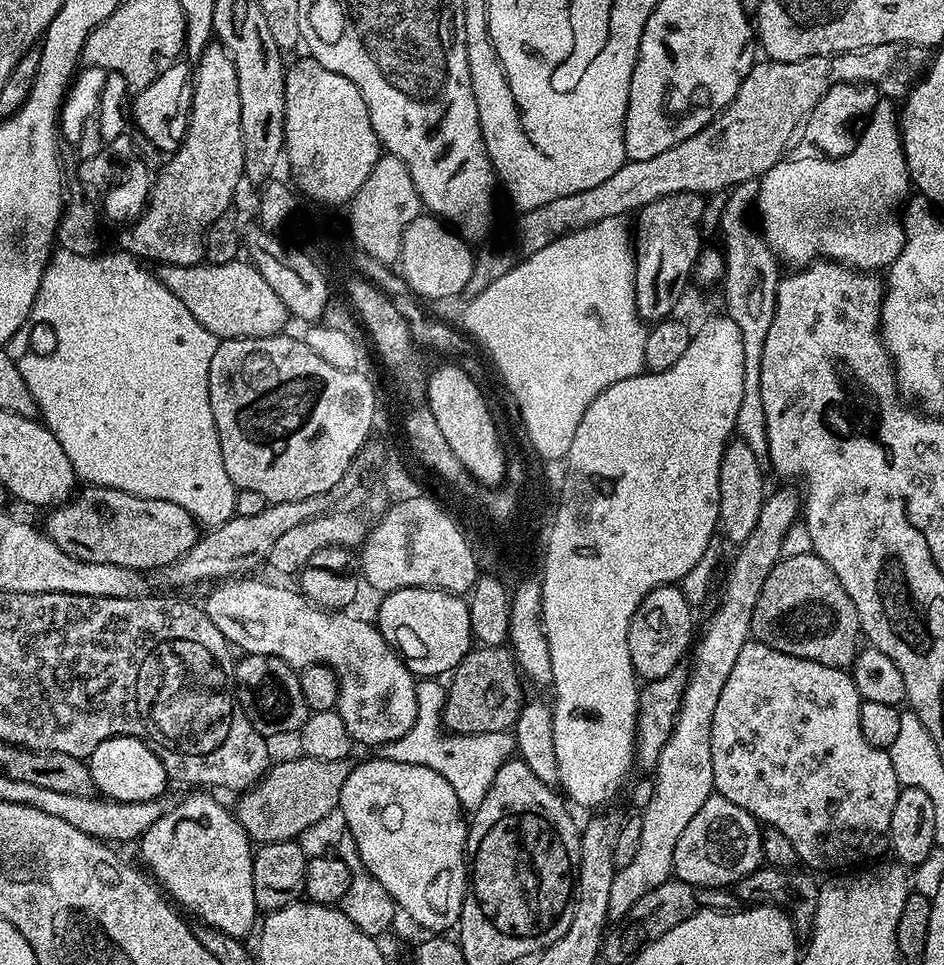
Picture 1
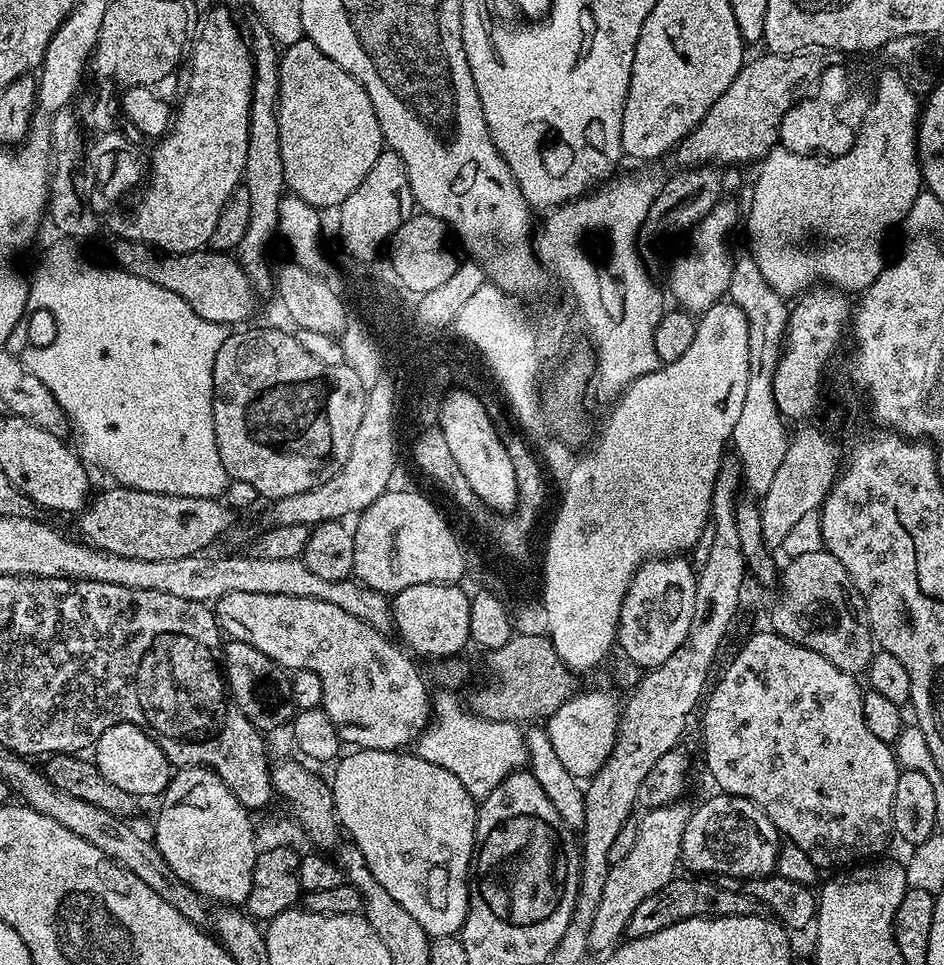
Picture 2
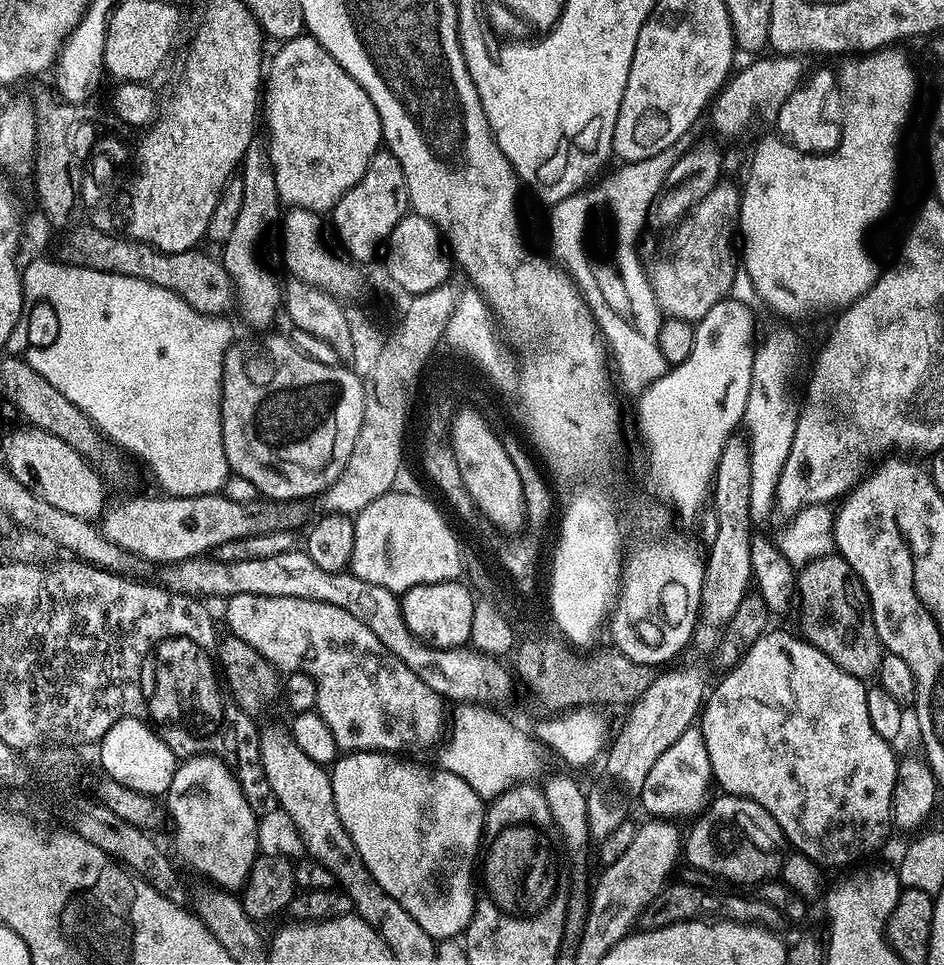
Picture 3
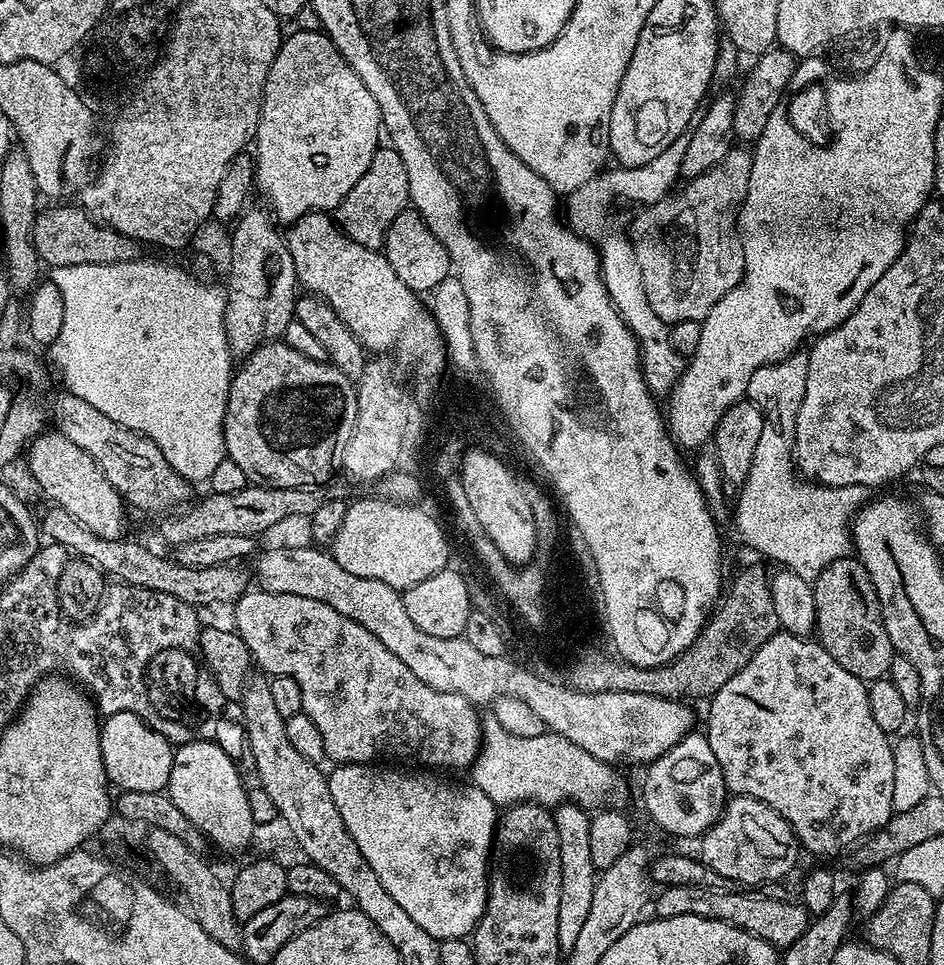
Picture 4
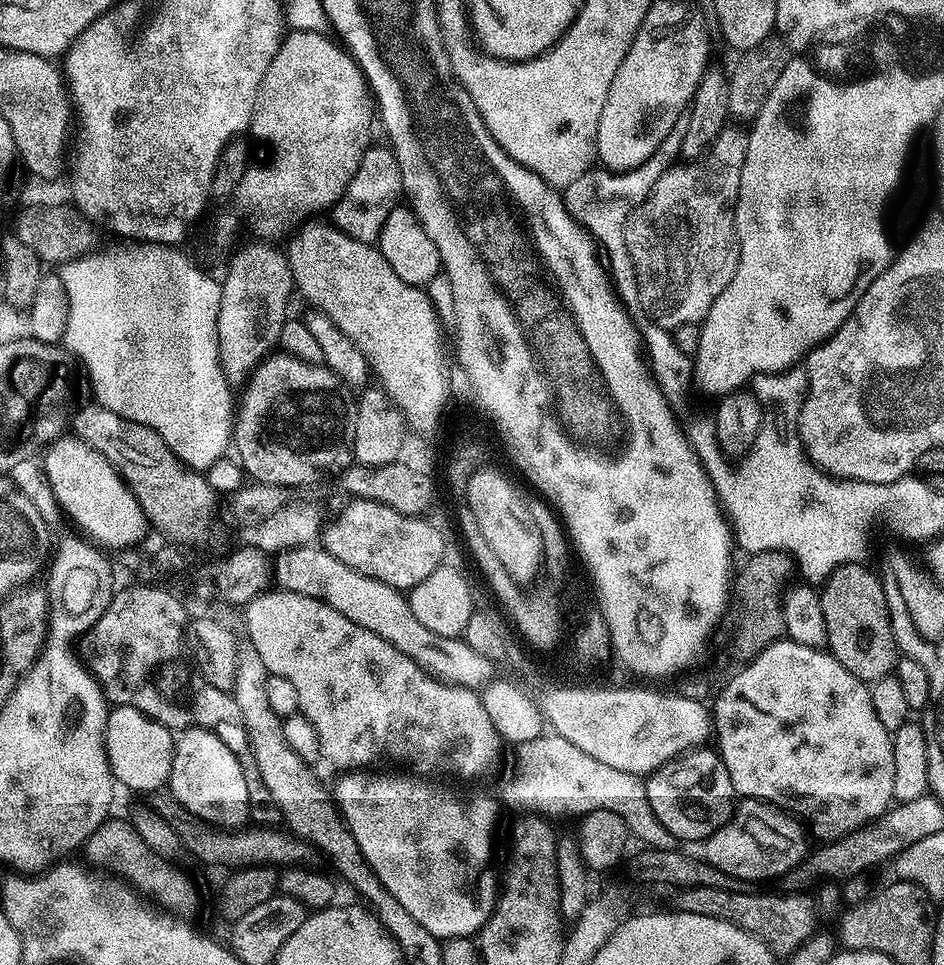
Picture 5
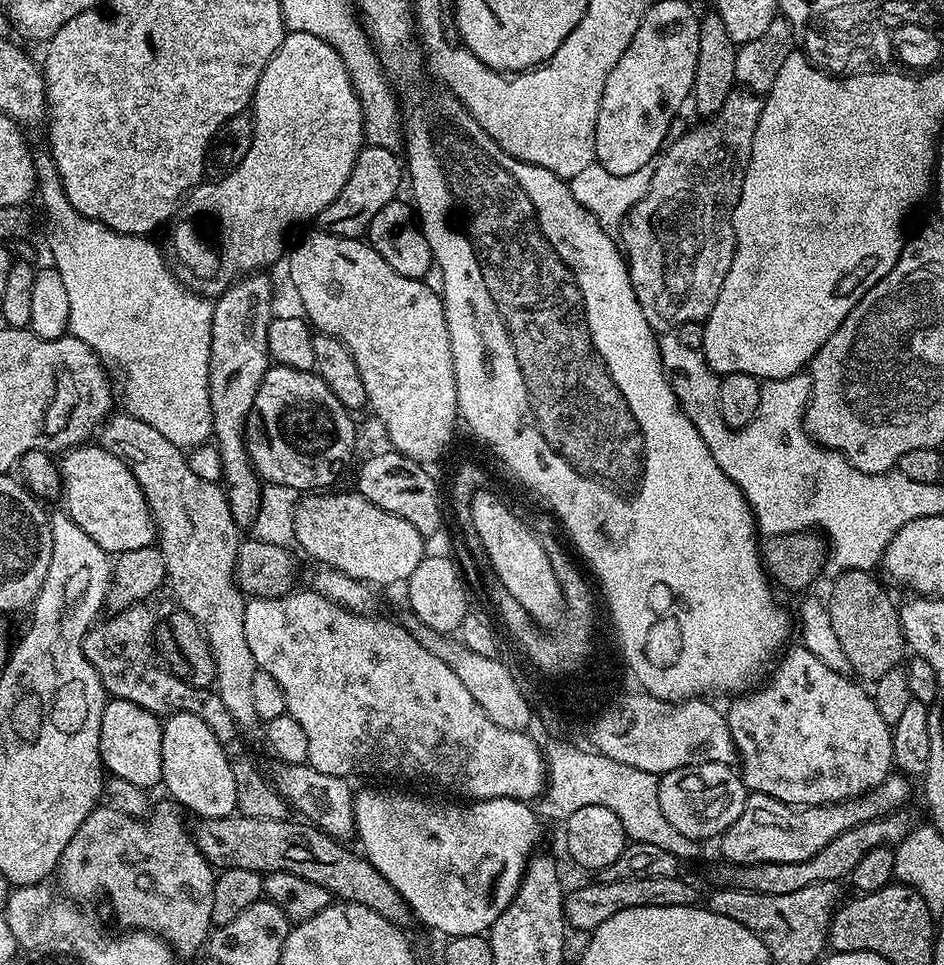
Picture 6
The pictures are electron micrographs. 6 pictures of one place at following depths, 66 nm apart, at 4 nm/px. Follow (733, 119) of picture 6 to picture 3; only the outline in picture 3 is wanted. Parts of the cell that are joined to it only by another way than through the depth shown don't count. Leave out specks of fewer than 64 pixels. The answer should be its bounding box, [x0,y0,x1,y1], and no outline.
[647,182,741,322]

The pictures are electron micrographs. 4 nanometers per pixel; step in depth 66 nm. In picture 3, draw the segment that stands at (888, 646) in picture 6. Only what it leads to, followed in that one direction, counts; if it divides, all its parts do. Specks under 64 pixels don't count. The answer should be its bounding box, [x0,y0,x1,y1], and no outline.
[796,554,886,681]

